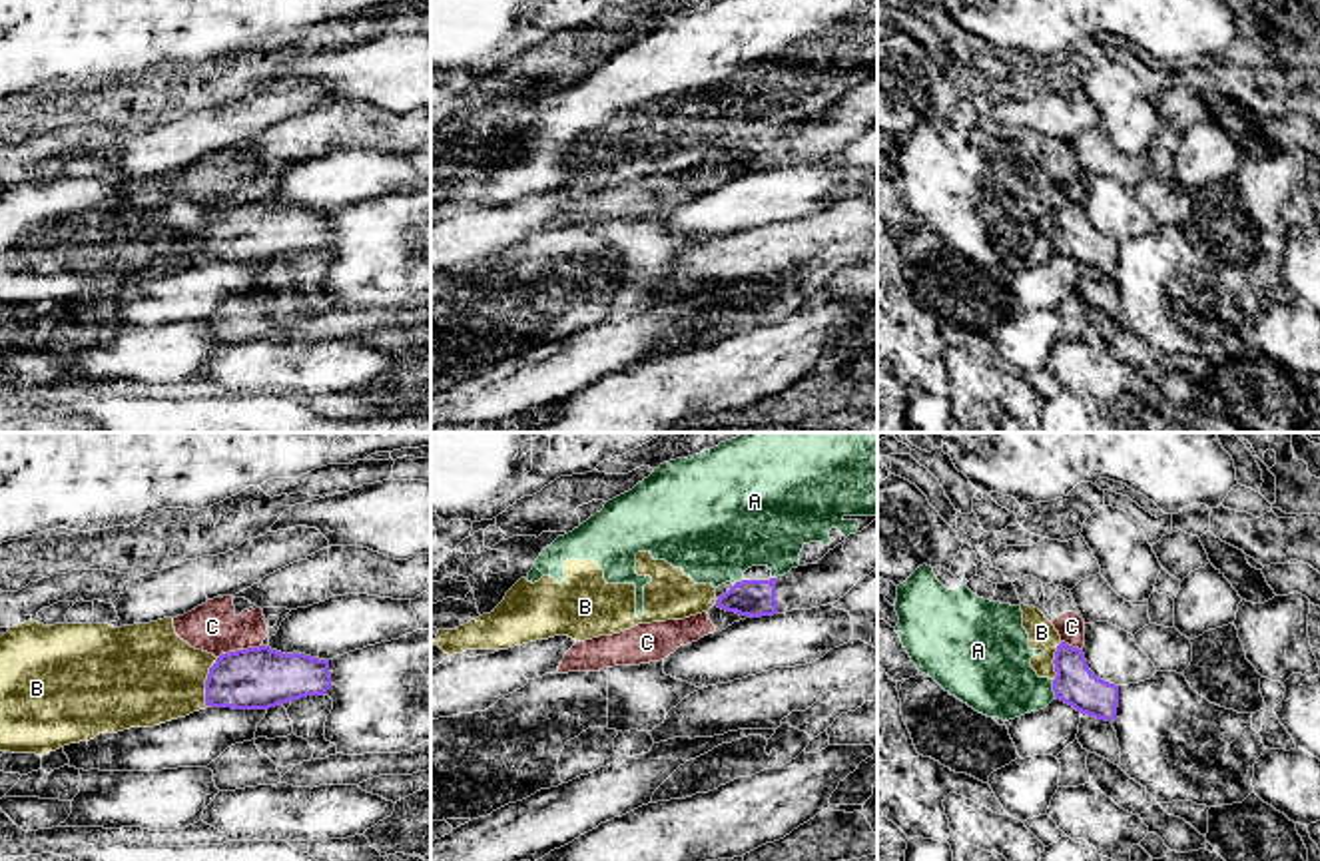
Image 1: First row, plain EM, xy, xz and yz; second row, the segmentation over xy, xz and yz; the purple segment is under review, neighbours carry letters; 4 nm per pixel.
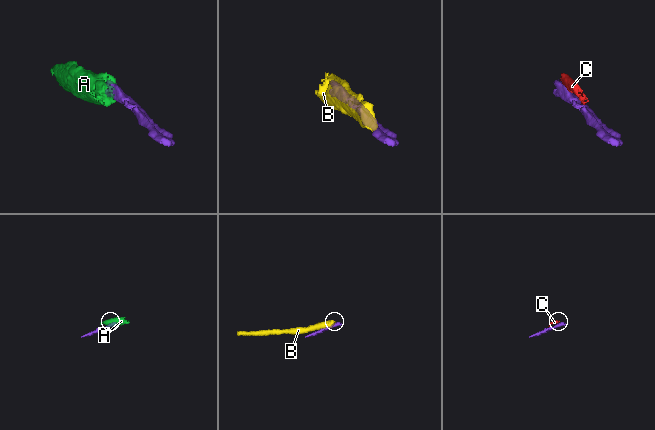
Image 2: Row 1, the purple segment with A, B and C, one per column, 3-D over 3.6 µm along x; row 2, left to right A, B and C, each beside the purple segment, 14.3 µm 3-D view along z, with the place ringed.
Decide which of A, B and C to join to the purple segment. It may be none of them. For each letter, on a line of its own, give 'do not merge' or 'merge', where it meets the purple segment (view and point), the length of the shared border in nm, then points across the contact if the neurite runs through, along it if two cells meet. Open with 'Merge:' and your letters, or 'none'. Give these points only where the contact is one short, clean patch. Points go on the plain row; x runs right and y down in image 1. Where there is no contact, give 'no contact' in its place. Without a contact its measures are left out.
Merge: none
A: do not merge; contact yz (1053, 242); length 70 nm
B: do not merge; contact xy (206, 236); length 200 nm
C: do not merge; contact xy (240, 204); length 190 nm; border xy (262, 198), (230, 204), (218, 212)

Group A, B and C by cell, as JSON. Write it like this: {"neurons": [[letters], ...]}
{"neurons": [["A", "B"], ["C"]]}

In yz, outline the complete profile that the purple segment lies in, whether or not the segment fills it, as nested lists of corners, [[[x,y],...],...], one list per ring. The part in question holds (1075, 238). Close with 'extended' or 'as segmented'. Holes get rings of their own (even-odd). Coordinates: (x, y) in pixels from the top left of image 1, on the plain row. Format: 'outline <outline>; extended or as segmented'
outline [[[1065,195],[1055,205],[1055,251],[1077,265],[1097,273],[1113,275],[1119,261],[1119,239],[1097,231],[1089,221],[1083,203]]]; as segmented

